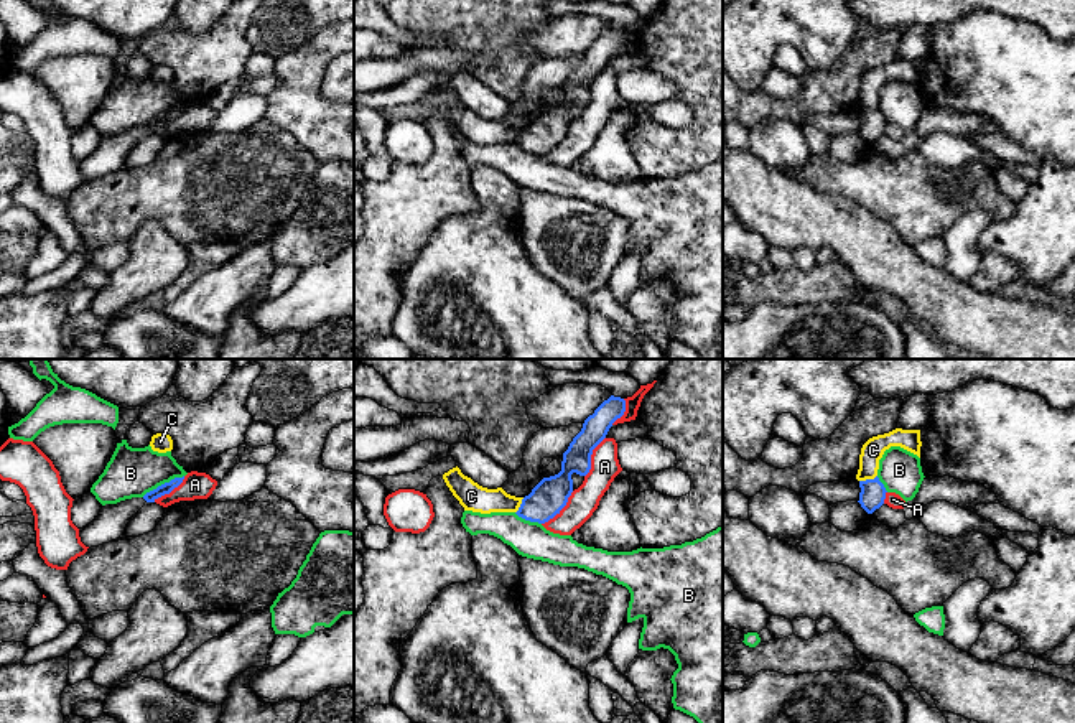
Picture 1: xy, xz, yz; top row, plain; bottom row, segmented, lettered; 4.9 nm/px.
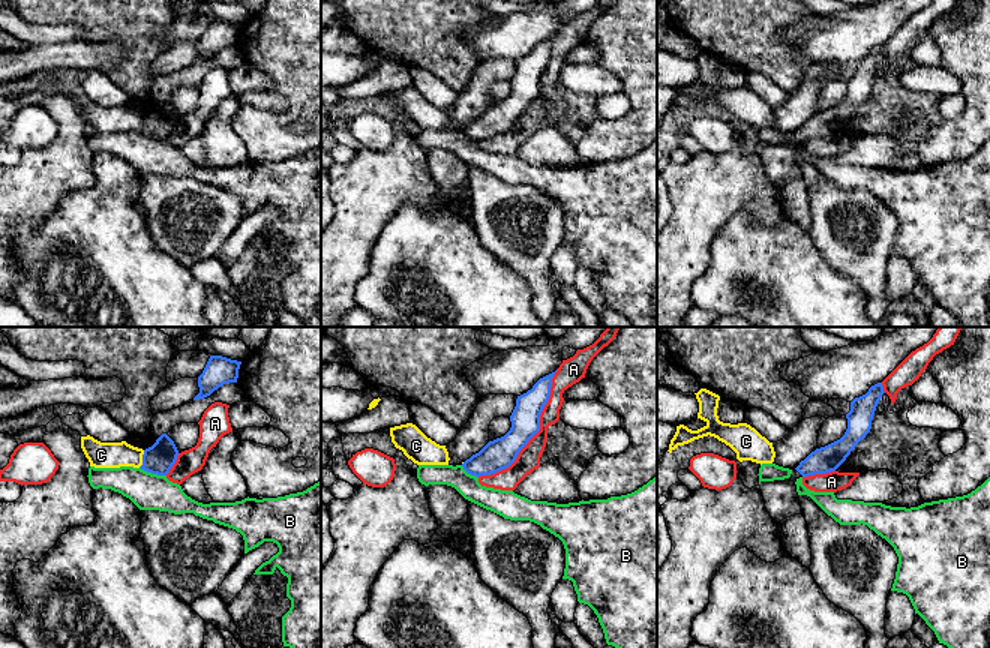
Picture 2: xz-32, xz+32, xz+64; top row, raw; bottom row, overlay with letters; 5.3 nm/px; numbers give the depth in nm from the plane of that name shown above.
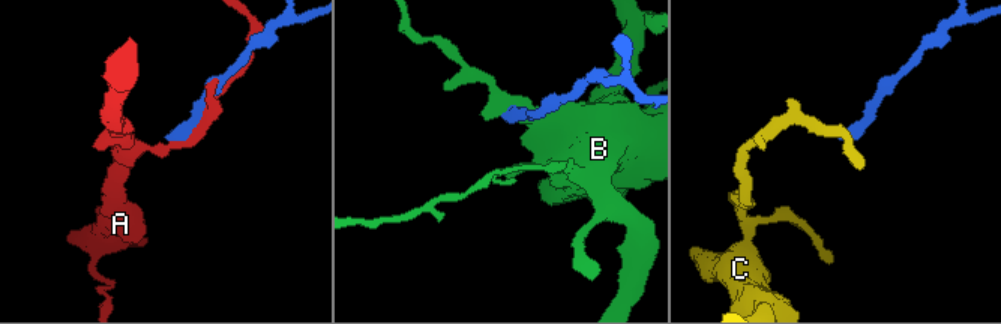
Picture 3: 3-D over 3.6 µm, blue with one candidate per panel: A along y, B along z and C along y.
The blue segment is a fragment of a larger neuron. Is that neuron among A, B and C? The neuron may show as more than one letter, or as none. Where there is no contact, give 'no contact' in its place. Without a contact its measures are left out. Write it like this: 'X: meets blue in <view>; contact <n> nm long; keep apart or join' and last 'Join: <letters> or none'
A: meets blue in xz; contact 220 nm long; keep apart
B: meets blue in xy; contact 240 nm long; keep apart
C: meets blue in yz; contact 90 nm long; keep apart
Join: none

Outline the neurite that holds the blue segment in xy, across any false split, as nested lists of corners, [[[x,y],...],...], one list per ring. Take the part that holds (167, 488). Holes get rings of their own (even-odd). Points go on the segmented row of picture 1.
[[[184,476],[175,478],[170,483],[165,483],[156,489],[147,492],[143,497],[132,497],[117,504],[102,506],[95,520],[79,529],[81,542],[91,548],[122,539],[130,519],[147,502],[155,502],[158,497],[170,494],[175,487],[178,487],[183,483],[183,479]]]

